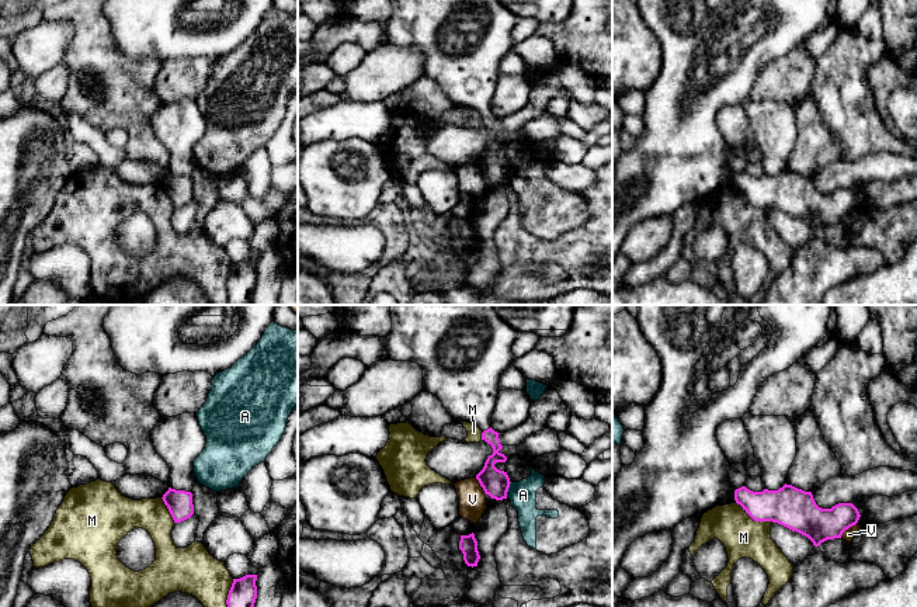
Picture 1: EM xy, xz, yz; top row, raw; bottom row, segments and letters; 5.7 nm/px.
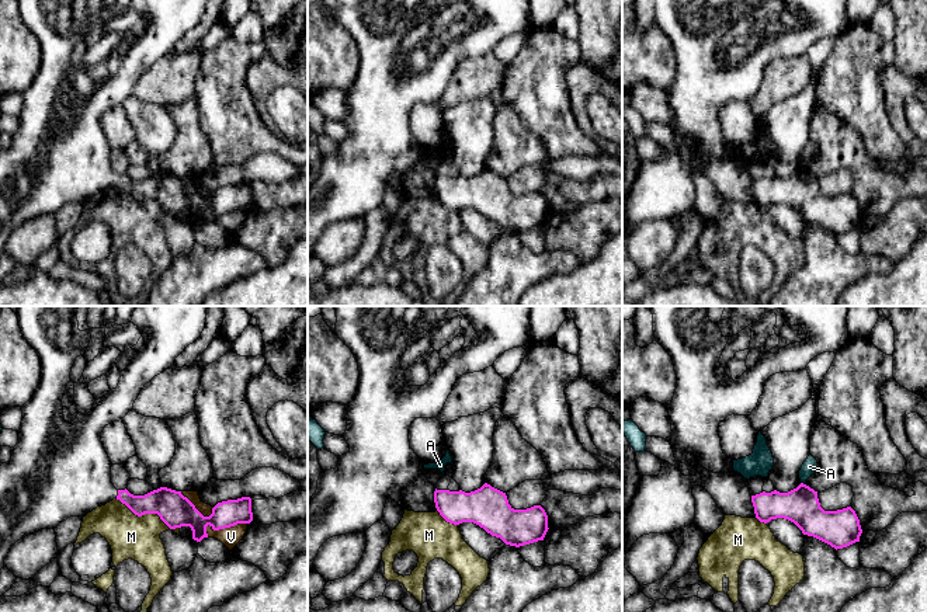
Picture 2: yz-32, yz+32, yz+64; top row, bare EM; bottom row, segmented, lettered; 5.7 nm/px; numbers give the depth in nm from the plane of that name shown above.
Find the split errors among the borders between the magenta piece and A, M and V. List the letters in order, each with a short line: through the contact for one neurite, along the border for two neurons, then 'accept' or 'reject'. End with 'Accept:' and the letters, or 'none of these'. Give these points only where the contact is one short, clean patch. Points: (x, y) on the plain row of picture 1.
A: line xz (511, 167), (506, 181); reject
M: reject
V: reject
Accept: none of these

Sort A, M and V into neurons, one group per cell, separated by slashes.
A / M / V

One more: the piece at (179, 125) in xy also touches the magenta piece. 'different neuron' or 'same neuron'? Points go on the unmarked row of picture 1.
different neuron

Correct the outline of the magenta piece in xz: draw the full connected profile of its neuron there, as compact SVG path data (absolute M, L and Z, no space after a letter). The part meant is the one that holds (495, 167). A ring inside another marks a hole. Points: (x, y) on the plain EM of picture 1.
M390 0L392 14L383 24L383 42L393 46L411 46L423 55L423 76L435 80L451 100L454 107L476 110L483 118L482 125L492 131L493 139L487 142L483 155L476 160L484 178L492 184L507 184L510 163L507 157L494 152L496 148L506 148L507 142L500 138L503 131L492 110L496 94L500 62L514 48L513 31L518 17L510 13L499 0Z

